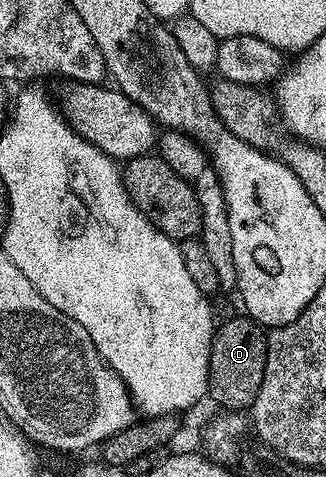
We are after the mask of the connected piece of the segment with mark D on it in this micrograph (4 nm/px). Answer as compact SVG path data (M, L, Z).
M245 314L234 316L223 324L221 321L215 327L214 337L209 341L208 396L222 407L219 409L246 410L253 405L264 382L267 335L267 329Z

